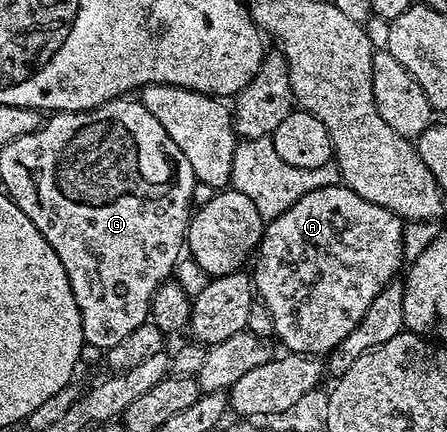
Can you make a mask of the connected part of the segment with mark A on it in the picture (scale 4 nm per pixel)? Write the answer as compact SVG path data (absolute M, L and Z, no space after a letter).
M347 186L340 187L308 192L295 206L268 221L261 233L255 296L269 313L273 336L281 339L282 349L289 354L321 358L338 348L358 328L377 297L394 283L393 275L405 256L406 225L401 217L386 208L379 210L378 204L365 206L362 196Z

